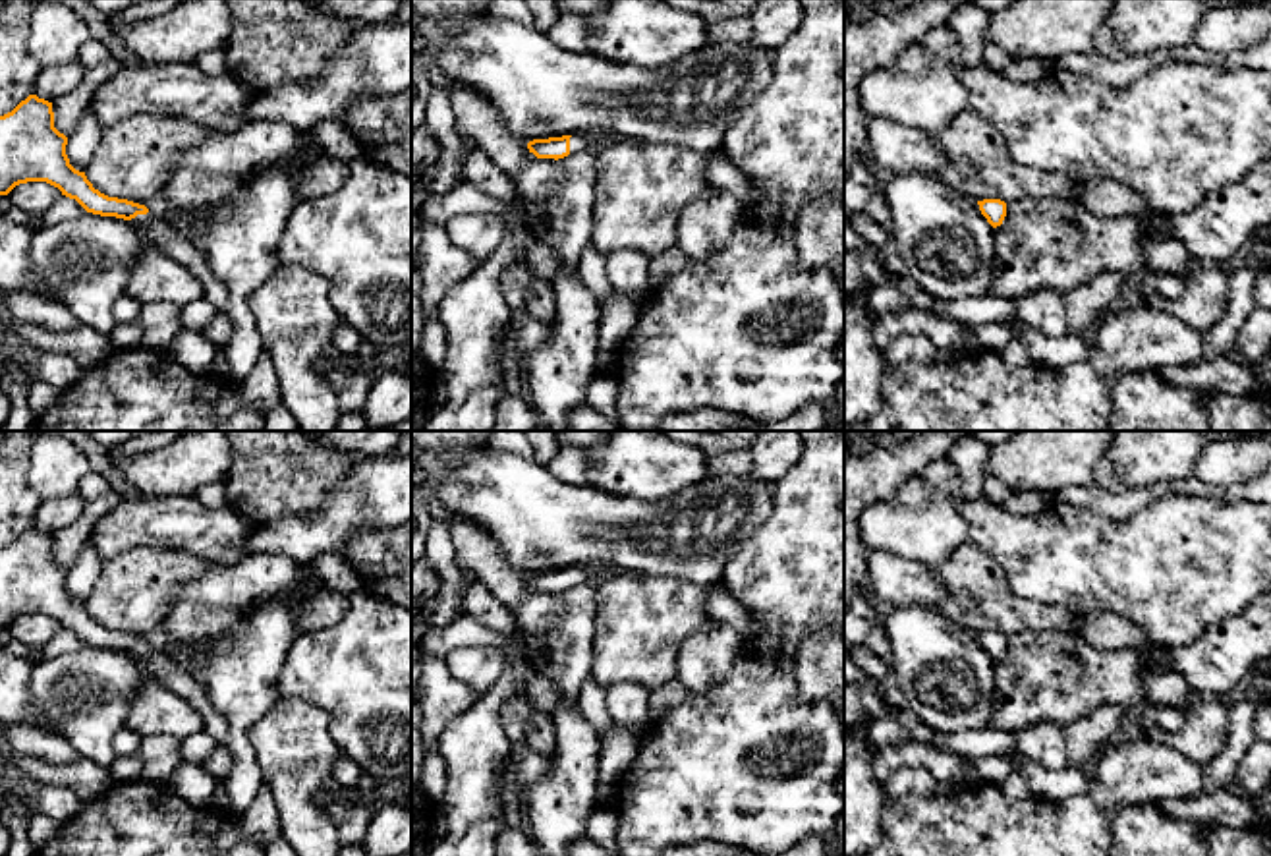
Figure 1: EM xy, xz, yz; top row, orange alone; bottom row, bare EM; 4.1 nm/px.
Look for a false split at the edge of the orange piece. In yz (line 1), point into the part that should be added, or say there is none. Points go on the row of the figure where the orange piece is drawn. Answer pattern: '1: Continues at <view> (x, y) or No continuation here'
1: No continuation here

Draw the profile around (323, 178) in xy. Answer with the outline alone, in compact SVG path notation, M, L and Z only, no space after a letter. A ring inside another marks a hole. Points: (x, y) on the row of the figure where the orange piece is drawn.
M326 158L313 164L299 182L299 201L334 193L348 178L350 162Z

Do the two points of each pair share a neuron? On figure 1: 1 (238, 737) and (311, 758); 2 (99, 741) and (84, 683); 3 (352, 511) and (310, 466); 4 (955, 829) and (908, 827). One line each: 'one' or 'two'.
1: two
2: one
3: two
4: one

